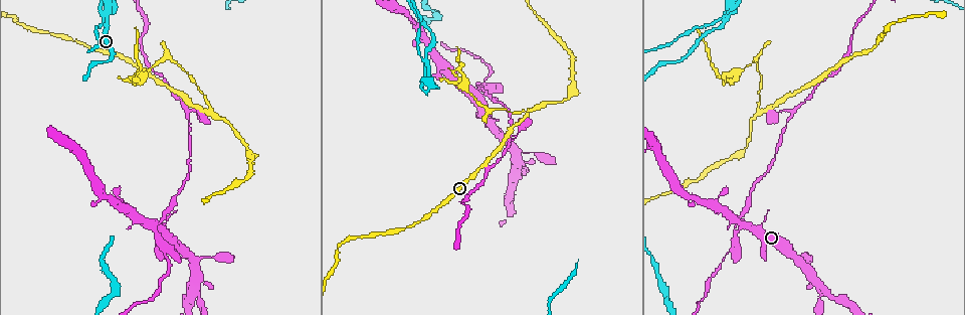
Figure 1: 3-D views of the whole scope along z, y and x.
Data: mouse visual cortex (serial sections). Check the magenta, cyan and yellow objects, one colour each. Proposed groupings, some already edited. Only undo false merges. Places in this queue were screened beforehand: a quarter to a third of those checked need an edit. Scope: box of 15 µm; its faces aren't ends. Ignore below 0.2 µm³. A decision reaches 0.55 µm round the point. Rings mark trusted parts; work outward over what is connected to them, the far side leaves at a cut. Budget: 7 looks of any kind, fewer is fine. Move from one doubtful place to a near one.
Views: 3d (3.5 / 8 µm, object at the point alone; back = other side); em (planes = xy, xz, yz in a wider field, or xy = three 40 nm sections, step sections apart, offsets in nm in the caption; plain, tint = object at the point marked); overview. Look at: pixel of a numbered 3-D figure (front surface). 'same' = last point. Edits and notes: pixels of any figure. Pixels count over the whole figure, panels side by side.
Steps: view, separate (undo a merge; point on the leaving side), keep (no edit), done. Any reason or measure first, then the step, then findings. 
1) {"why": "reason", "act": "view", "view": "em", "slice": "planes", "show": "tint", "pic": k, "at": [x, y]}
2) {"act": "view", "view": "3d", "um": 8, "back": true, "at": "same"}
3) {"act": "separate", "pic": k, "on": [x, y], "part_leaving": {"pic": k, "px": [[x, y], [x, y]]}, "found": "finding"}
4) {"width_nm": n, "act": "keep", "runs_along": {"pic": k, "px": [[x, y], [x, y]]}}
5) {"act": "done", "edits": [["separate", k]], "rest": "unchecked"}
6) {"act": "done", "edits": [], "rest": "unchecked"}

{"why": "sharp bend", "act": "view", "view": "3d", "um": 8, "pic": 1, "at": [207, 110]}

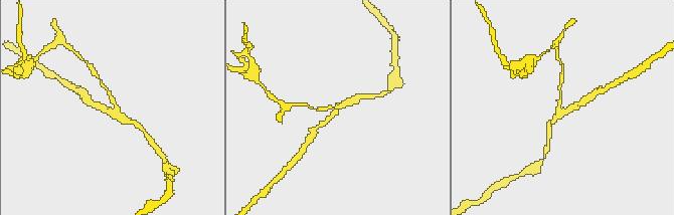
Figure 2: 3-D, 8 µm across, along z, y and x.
{"arms": 3, "arm_widths_nm": [100, 200, 200], "why": "need the tissue", "act": "view", "view": "em", "slice": "xy", "step": 2, "show": "tint", "pic": 2, "at": [337, 110]}

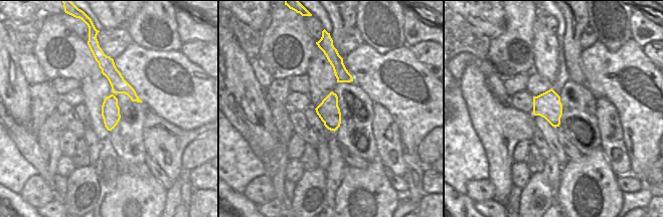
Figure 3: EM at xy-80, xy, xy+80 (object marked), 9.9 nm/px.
{"act": "separate", "pic": 2, "on": [109, 92], "part_leaving": {"pic": 2, "px": [[115, 109], [107, 89], [92, 71]]}, "found": "two cells meet here"}

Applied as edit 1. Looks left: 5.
{"why": "sharp bend", "act": "view", "view": "3d", "um": 3.5, "pic": 1, "at": [154, 225]}

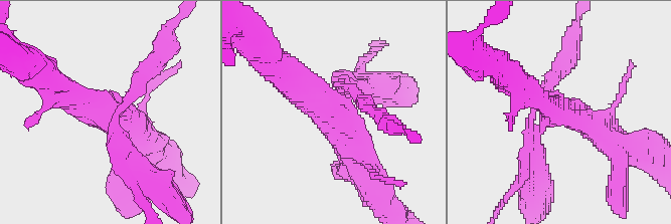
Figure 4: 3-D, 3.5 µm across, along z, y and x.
{"act": "separate", "pic": 4, "on": [529, 165], "part_leaving": {"pic": 4, "px": [[120, 107], [163, 51], [166, 30]]}, "found": "a second cell is stuck on"}

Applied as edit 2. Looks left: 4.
{"act": "view", "view": "3d", "um": 3.5, "pic": 1, "at": [109, 16]}

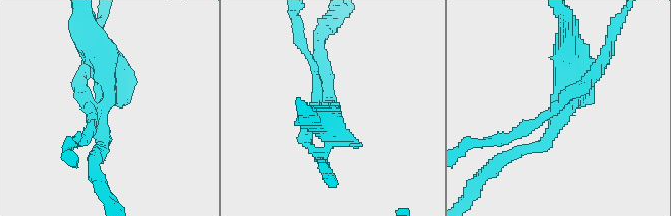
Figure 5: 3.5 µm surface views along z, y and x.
{"act": "view", "view": "em", "slice": "xy", "step": 2, "show": "plain", "pic": 5, "at": [561, 114]}

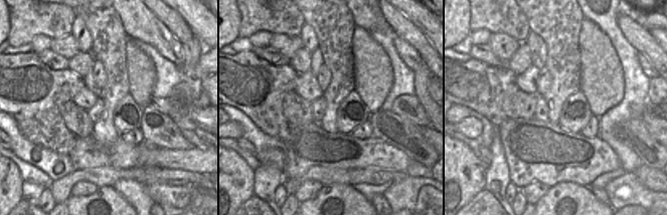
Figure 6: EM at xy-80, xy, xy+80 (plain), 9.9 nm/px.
{"why": "where the object lies", "act": "view", "view": "em", "slice": "xy", "step": 2, "show": "tint", "at": "same"}

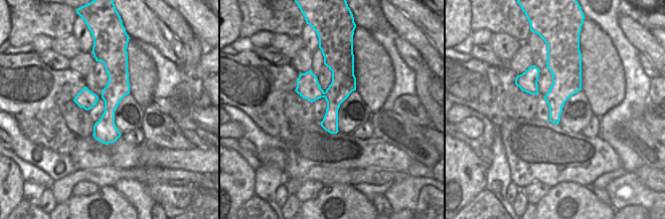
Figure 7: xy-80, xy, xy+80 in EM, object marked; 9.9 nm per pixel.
{"act": "separate", "pic": 5, "on": [610, 29], "part_leaving": {"pic": 5, "px": [[559, 109], [505, 140], [480, 143]]}, "found": "a second cell is stuck on"}

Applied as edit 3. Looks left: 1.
{"act": "done", "edits": [["separate", 2], ["separate", 4], ["separate", 5]], "rest": "unchecked"}

